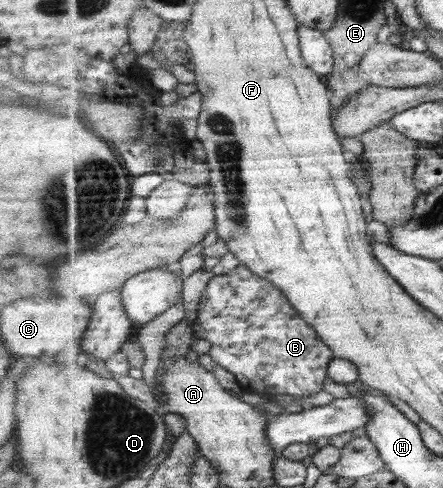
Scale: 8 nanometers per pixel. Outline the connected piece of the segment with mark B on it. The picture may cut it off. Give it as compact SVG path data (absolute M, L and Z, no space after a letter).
M239 264L223 275L214 275L209 280L199 301L193 333L212 344L209 356L222 368L231 371L241 388L262 393L267 400L273 400L274 394L303 397L320 392L329 377L330 361L334 359L333 350L300 316L288 297L269 280L254 274L245 264Z

